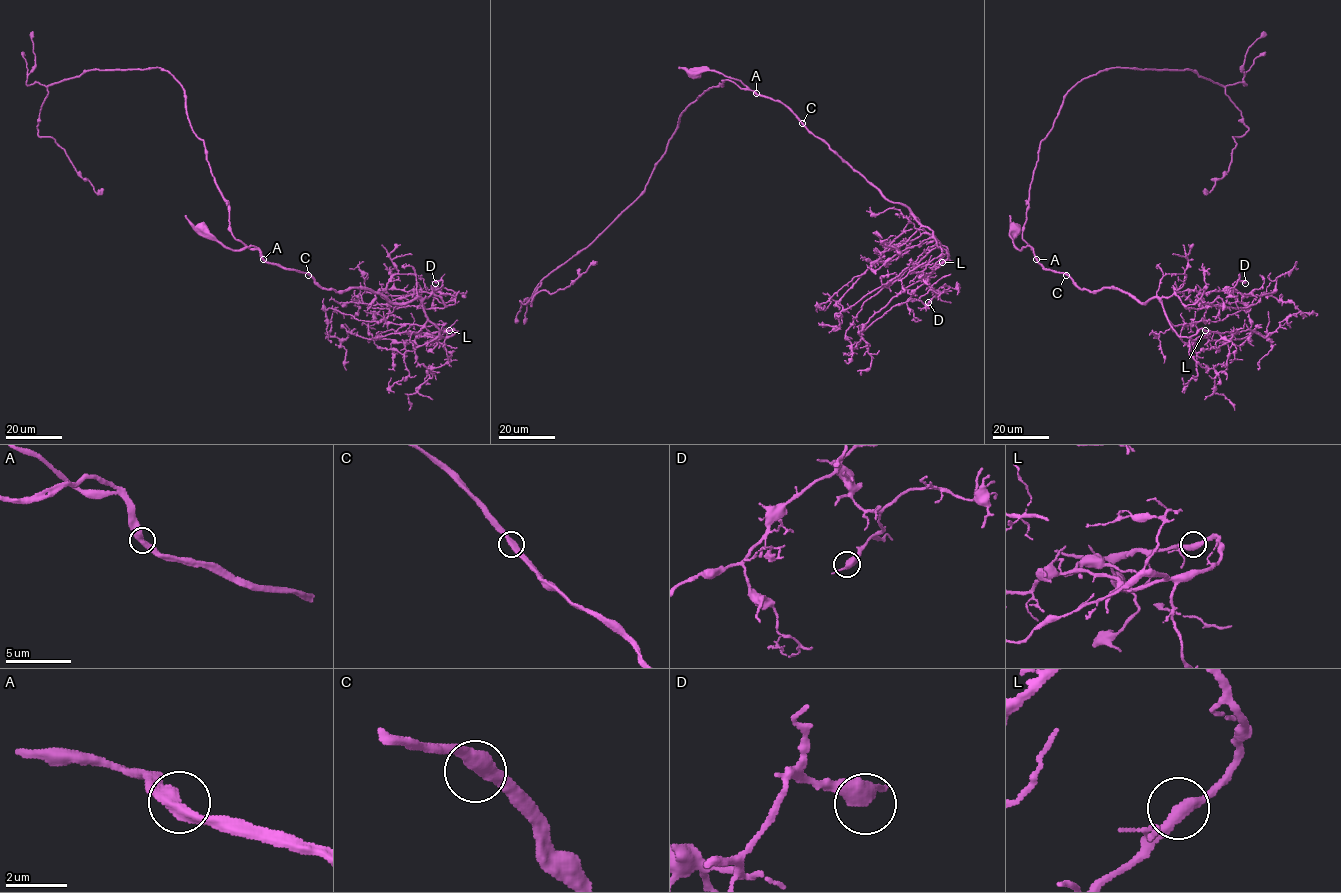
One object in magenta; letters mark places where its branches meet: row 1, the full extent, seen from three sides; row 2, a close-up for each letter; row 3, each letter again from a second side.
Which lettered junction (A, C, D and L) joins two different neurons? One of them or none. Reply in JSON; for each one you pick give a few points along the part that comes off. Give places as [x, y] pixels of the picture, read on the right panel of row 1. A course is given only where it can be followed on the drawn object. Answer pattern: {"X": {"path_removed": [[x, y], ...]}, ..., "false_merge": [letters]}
{"false_merge": []}

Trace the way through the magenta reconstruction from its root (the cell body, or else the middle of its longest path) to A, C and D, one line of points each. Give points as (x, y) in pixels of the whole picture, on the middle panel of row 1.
A: (693, 74), (715, 70), (739, 80), (756, 93)
C: (693, 74), (715, 70), (739, 80), (758, 94), (782, 102), (802, 123)
D: (693, 74), (715, 70), (782, 102), (887, 199), (903, 204), (949, 254), (927, 280), (936, 294), (928, 302)

